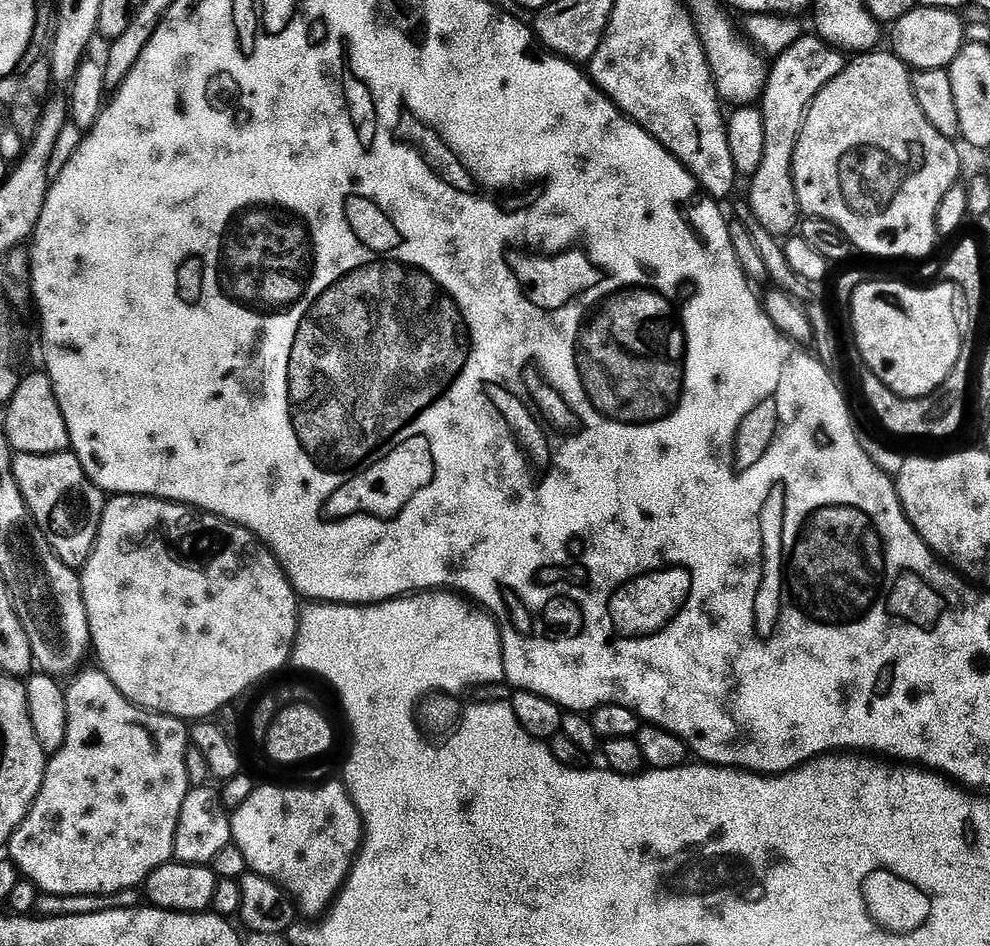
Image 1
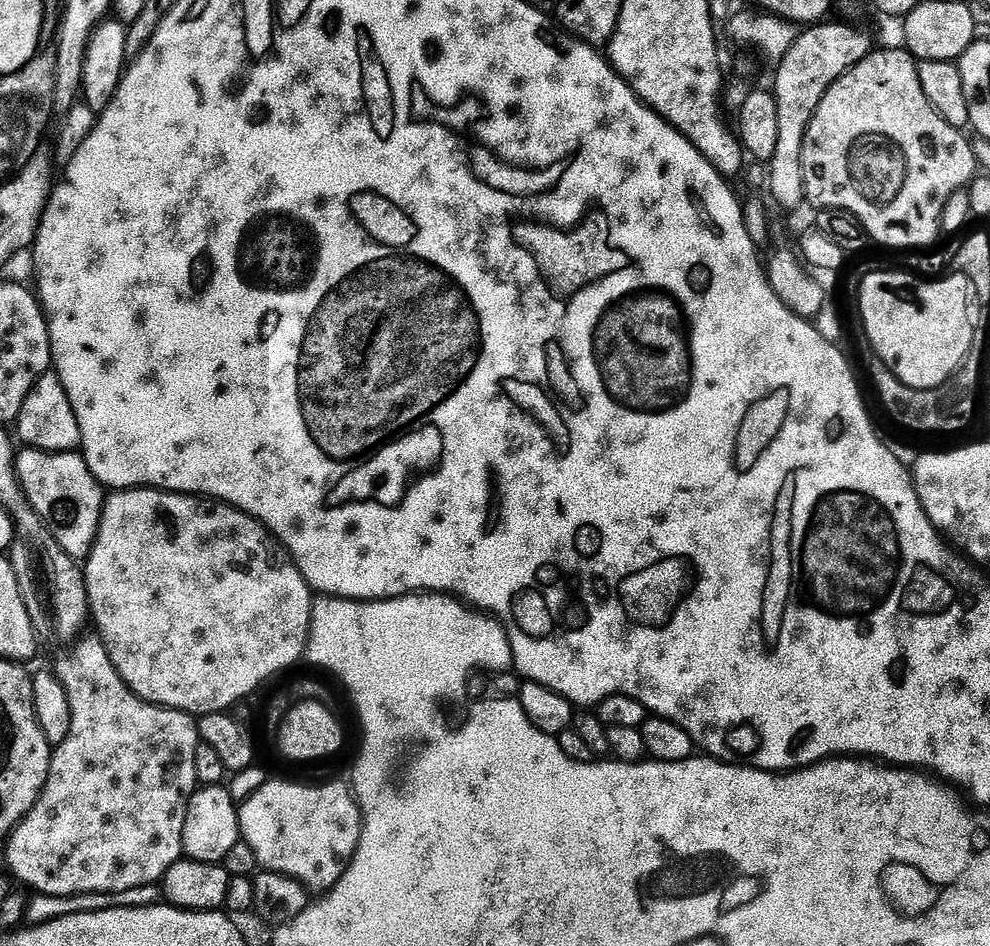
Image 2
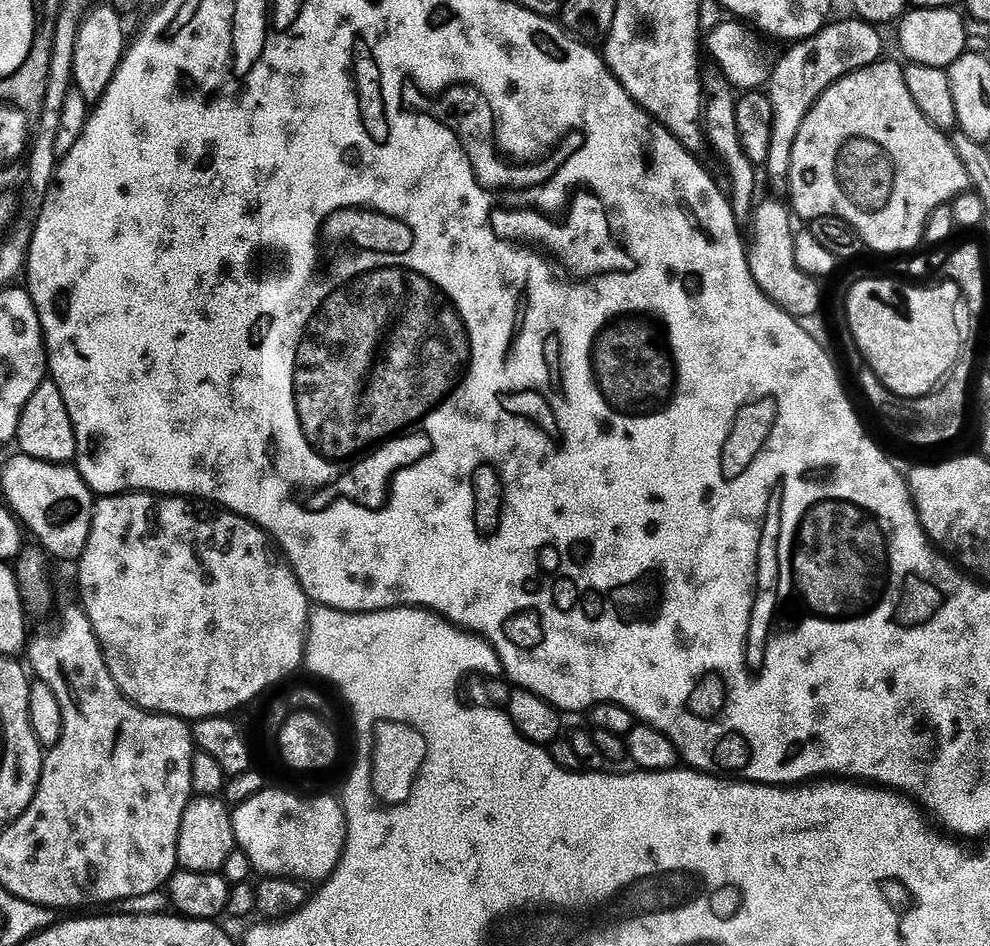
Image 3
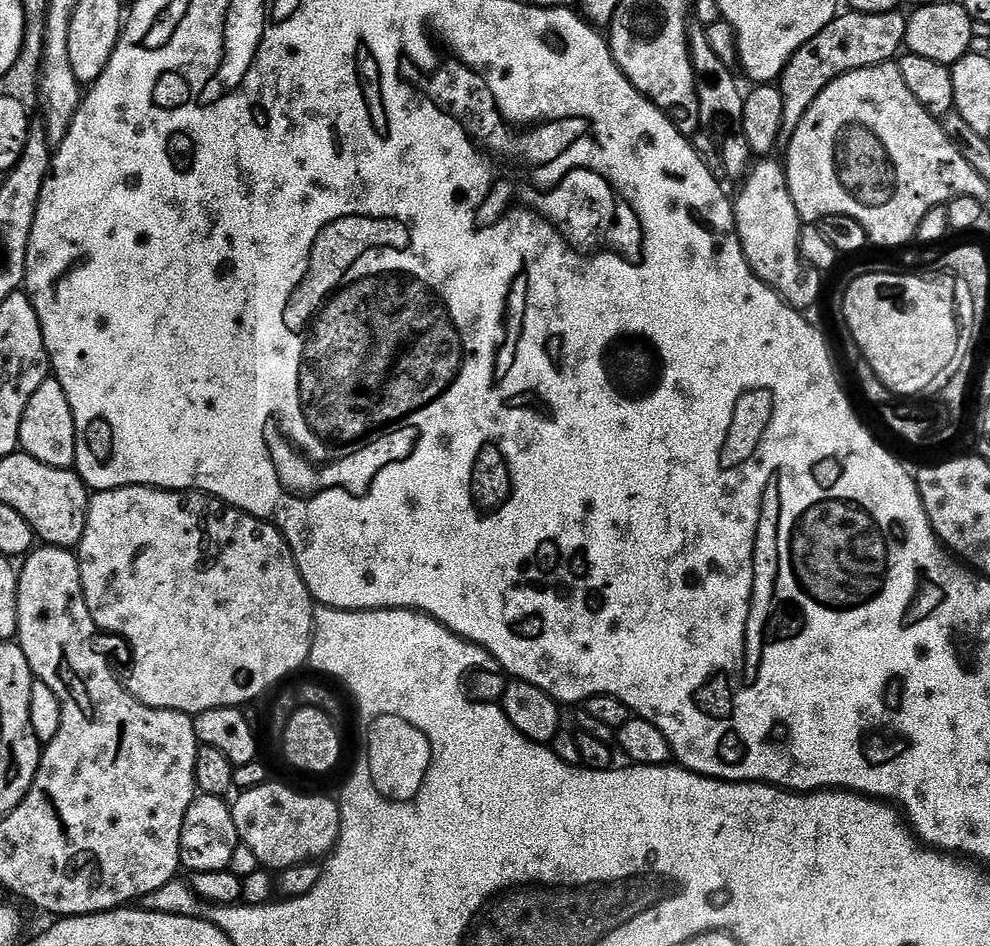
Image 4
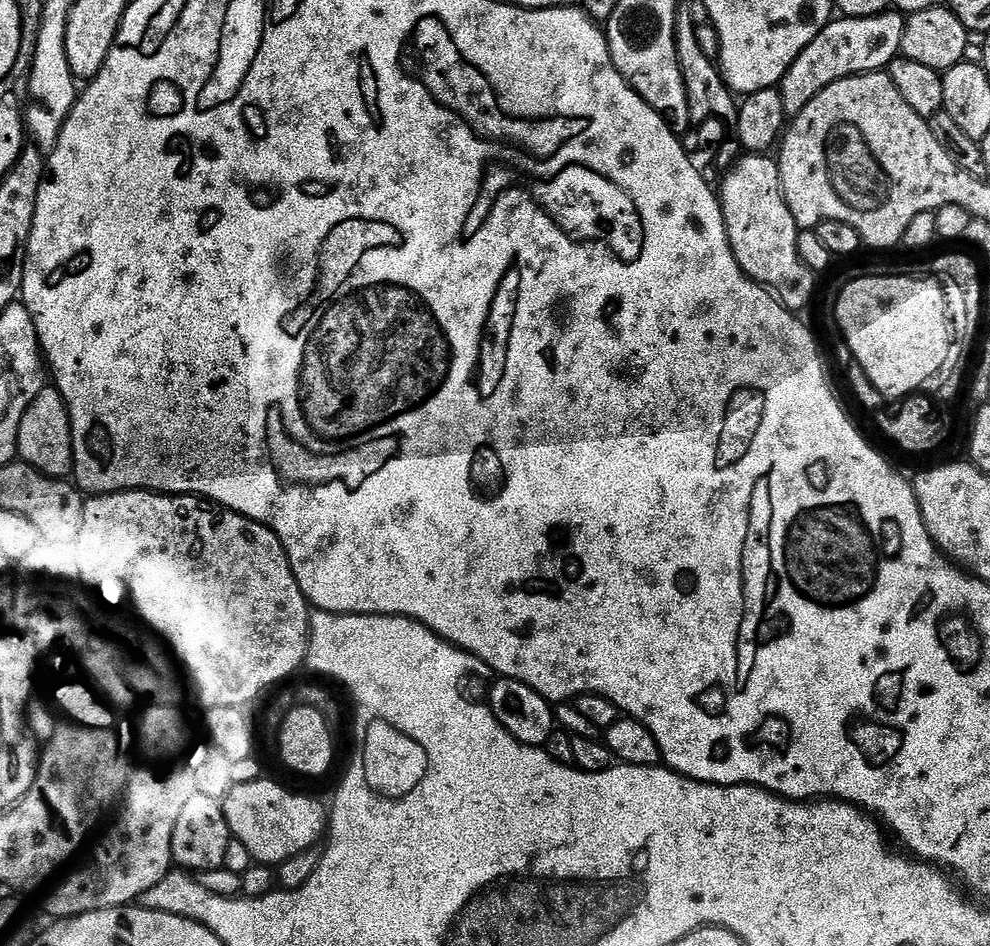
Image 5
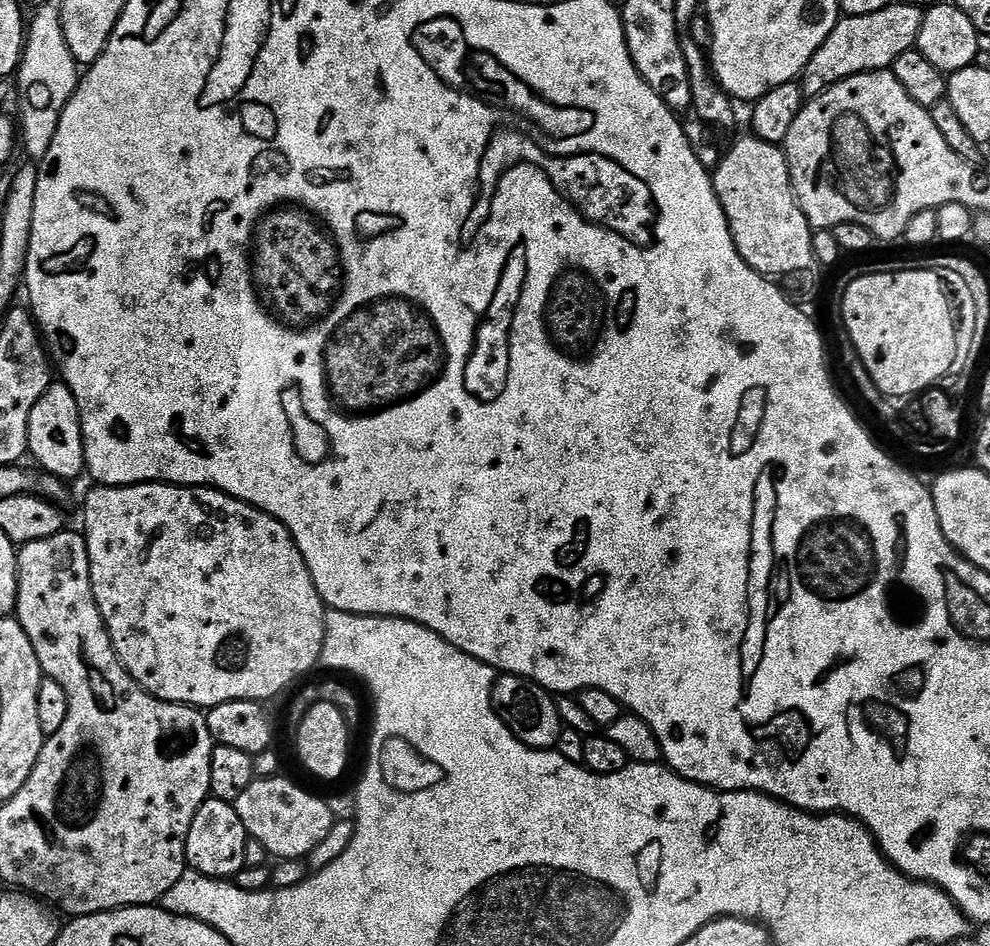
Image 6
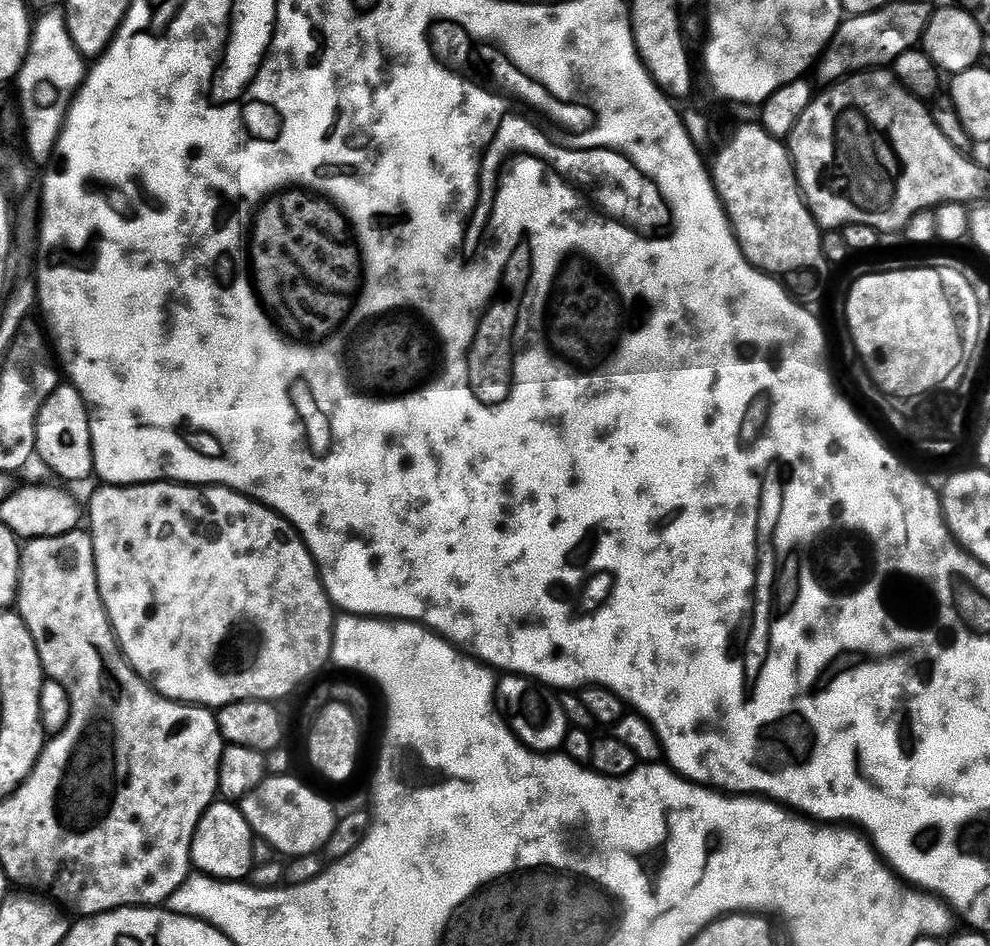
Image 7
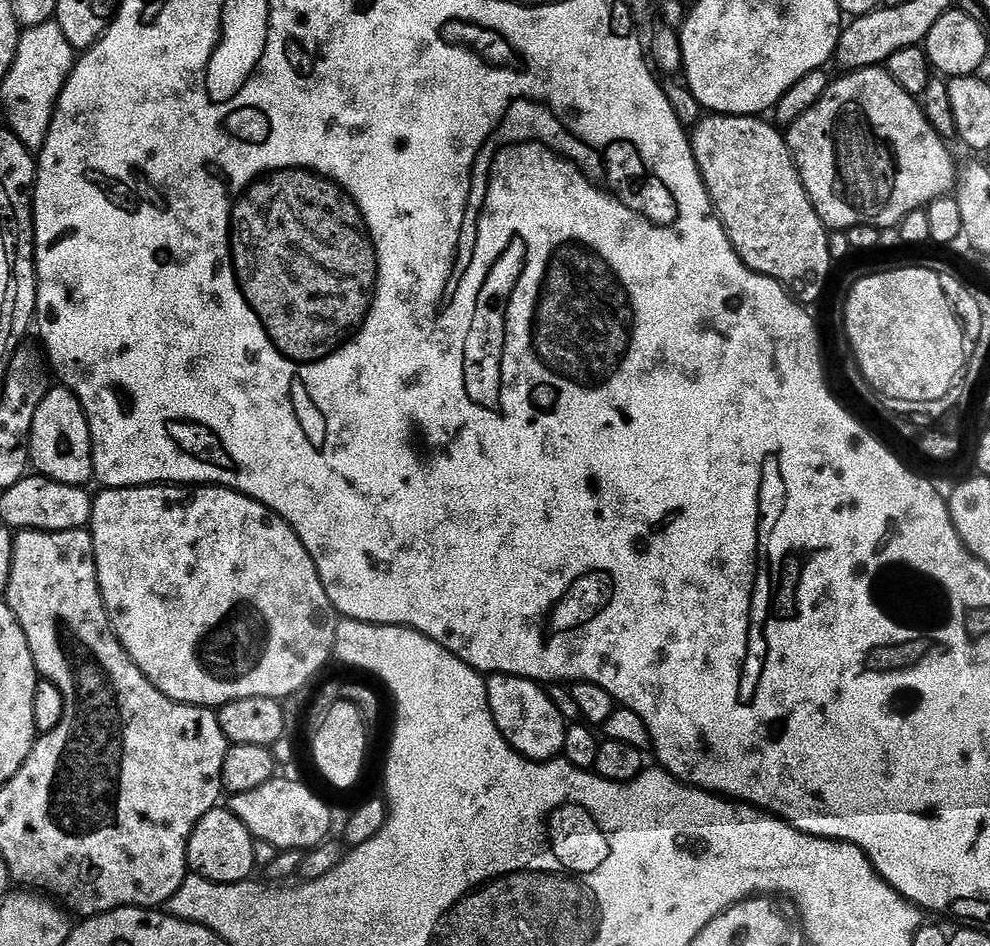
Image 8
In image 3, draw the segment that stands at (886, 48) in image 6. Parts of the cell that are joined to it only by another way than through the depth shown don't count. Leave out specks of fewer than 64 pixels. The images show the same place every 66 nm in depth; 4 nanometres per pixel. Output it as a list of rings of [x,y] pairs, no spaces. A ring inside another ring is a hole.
[[[862,19],[840,20],[829,22],[818,34],[809,40],[802,40],[791,45],[792,48],[771,69],[770,95],[776,117],[772,123],[772,145],[768,151],[767,171],[787,173],[792,161],[794,138],[802,130],[806,114],[818,102],[818,98],[834,82],[843,76],[875,64],[885,55],[884,36],[879,27],[867,24]]]

